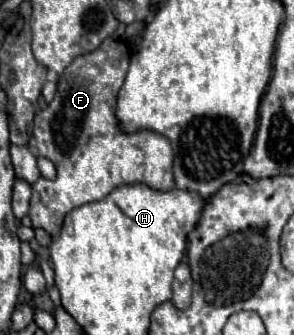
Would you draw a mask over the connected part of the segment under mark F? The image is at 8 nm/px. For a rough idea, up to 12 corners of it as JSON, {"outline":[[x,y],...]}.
{"outline":[[129,48],[75,58],[35,116],[29,150],[55,180],[29,218],[63,218],[123,184],[175,186],[169,140],[121,136],[115,96]]}

